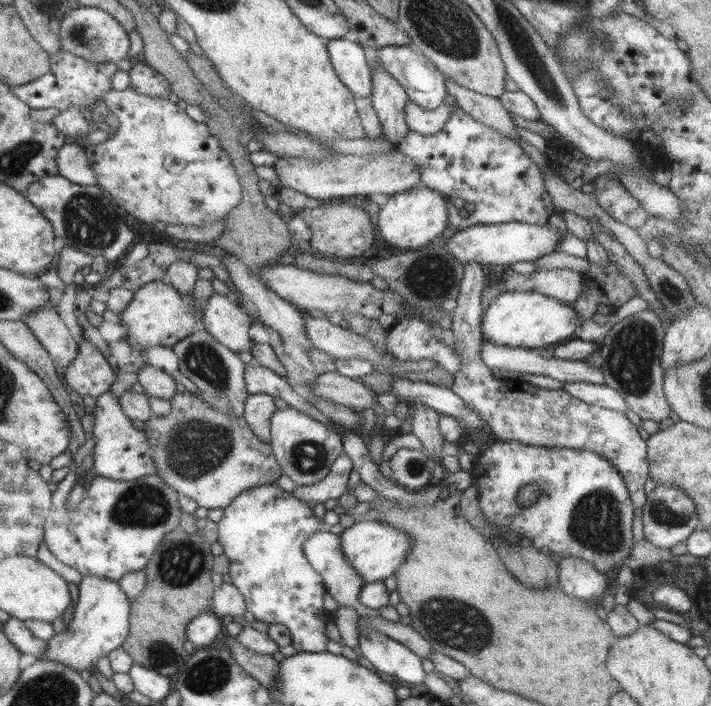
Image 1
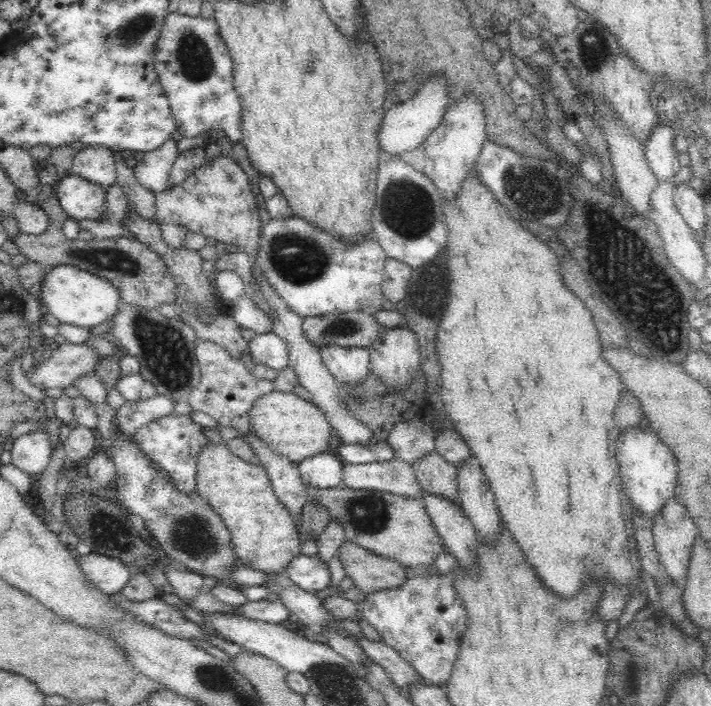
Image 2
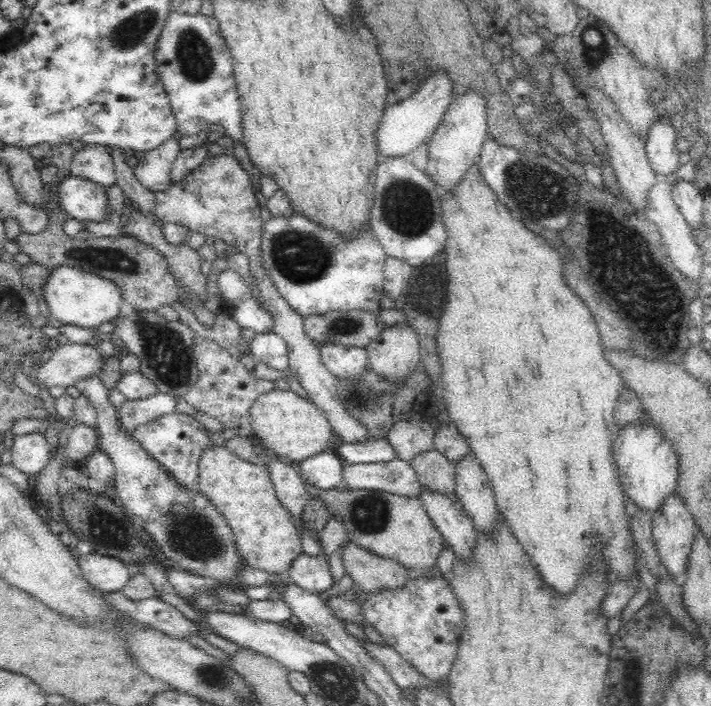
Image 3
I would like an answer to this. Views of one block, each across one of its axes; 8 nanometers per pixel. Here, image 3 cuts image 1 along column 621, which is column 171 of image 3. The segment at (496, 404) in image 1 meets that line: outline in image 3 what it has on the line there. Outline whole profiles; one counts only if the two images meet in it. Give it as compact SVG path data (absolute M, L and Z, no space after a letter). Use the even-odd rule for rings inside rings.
M172 411L153 418L137 426L133 432L136 440L144 447L144 451L155 460L181 485L185 490L194 490L197 486L199 463L208 446L212 445L210 431L202 422L192 415Z

